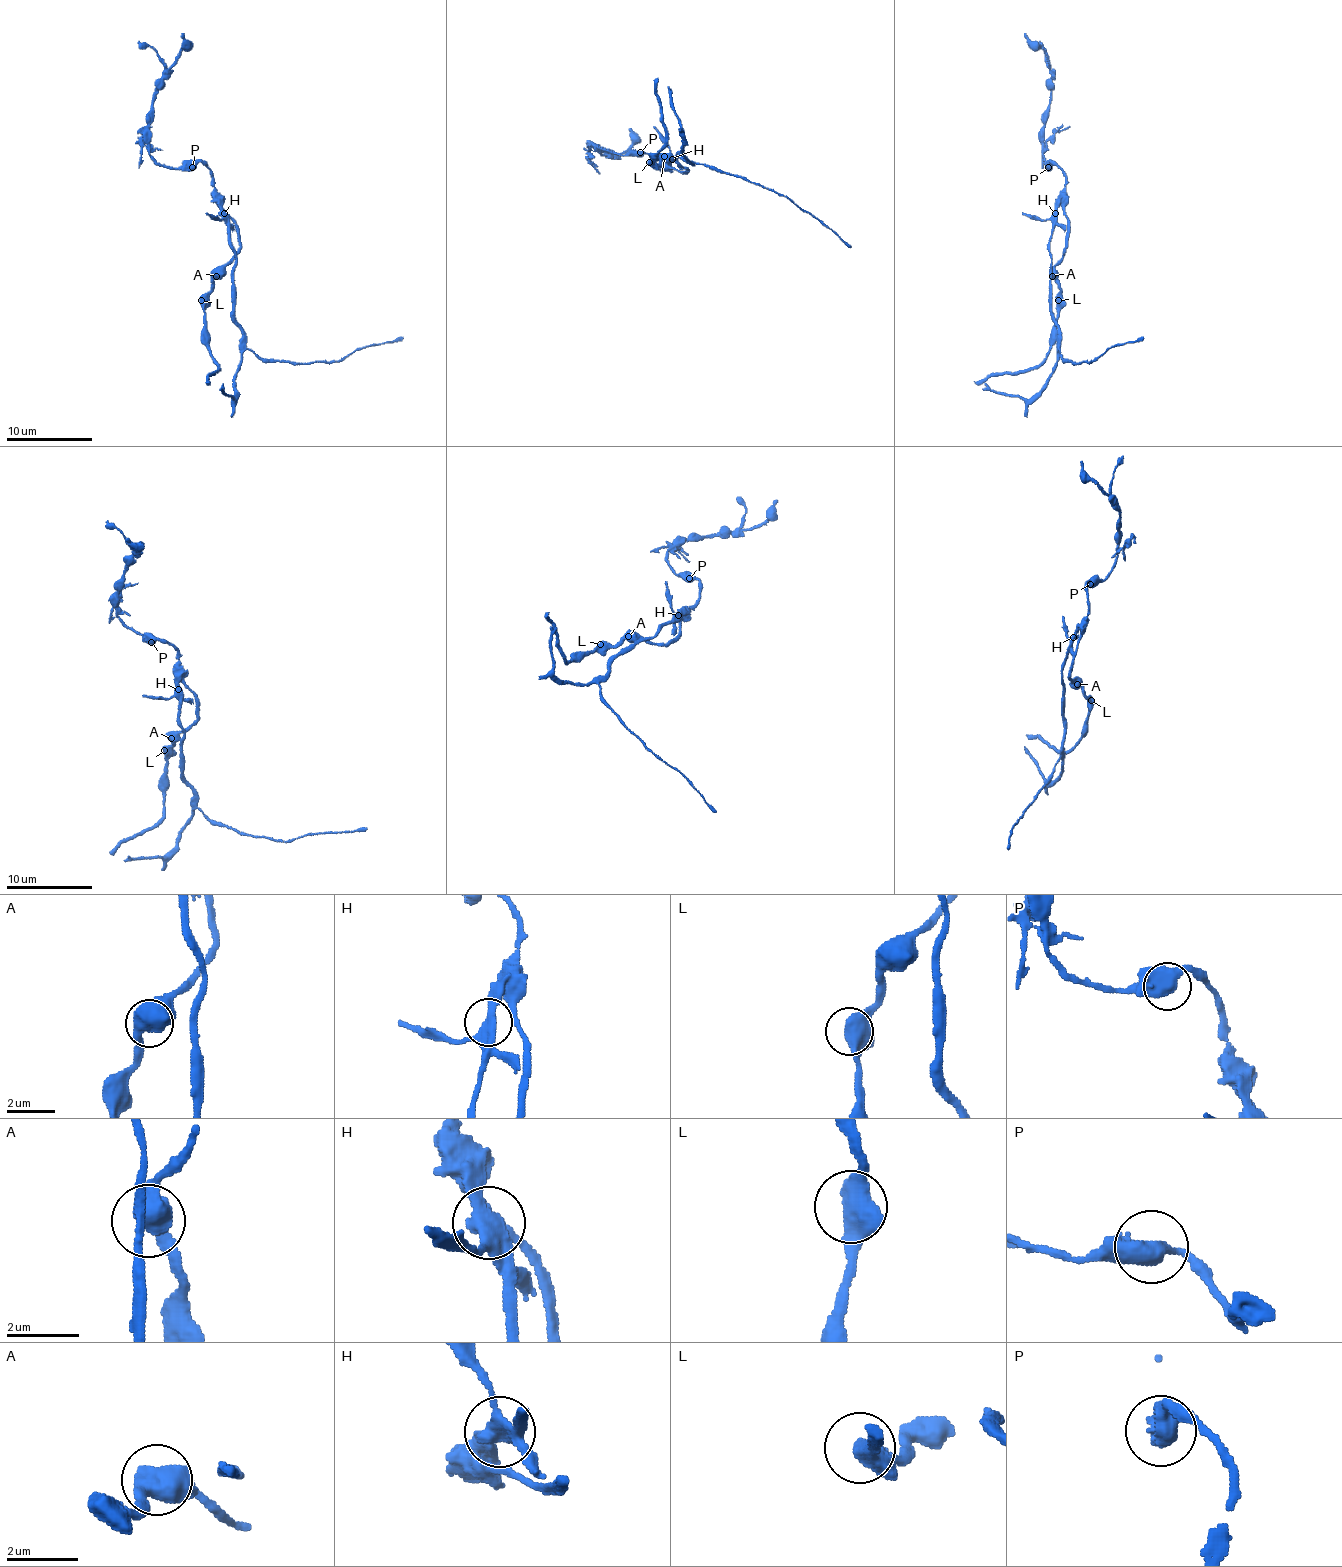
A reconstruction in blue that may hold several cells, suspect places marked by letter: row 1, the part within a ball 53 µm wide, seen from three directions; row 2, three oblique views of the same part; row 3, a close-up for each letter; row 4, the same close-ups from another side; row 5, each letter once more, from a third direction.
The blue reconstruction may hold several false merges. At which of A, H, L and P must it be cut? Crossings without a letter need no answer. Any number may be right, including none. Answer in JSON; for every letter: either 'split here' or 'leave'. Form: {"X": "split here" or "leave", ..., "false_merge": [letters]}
{"A": "leave", "H": "split here", "L": "leave", "P": "leave", "false_merge": ["H"]}

